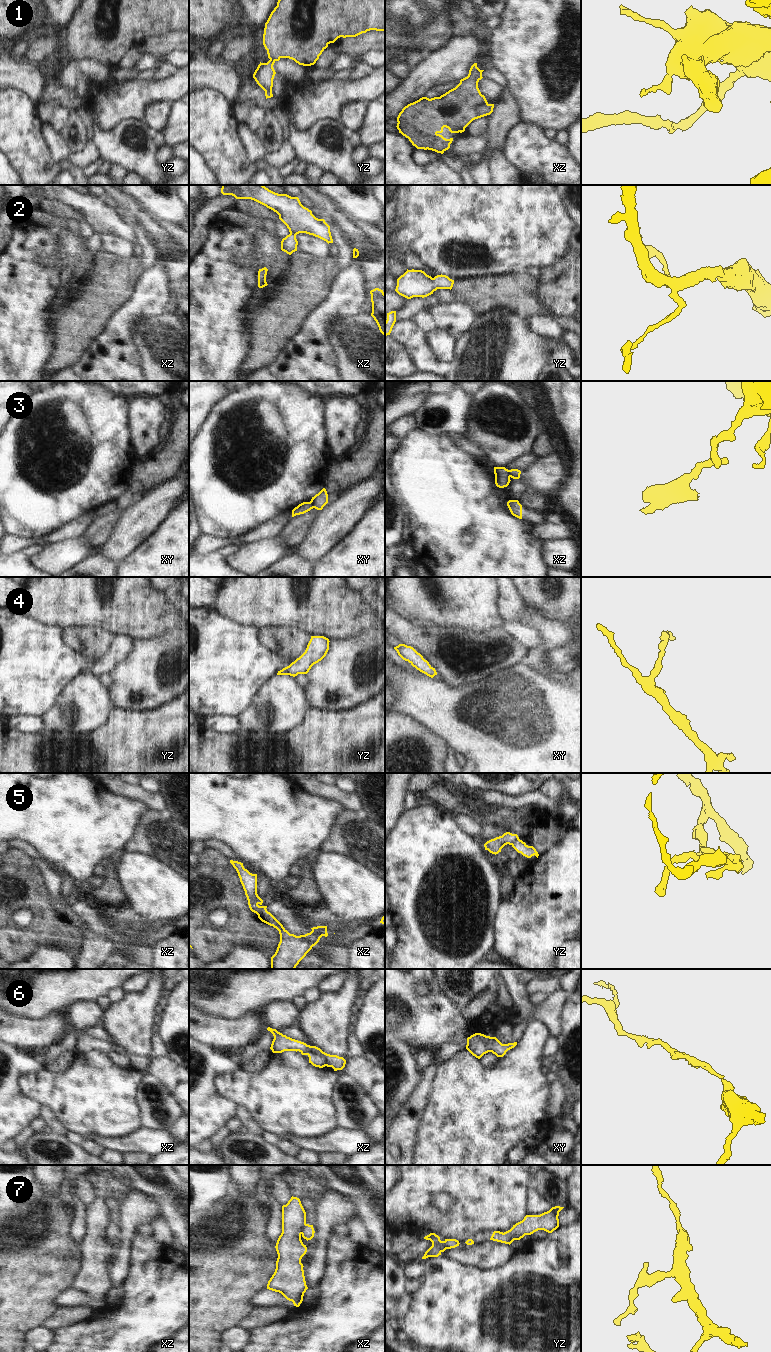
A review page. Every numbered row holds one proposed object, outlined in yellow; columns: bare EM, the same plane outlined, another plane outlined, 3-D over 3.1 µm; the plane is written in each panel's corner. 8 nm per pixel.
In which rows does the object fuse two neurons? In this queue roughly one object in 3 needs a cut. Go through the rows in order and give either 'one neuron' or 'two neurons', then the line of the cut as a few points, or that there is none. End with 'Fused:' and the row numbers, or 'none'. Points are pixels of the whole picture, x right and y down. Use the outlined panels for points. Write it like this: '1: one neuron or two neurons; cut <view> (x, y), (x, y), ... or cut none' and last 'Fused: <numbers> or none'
1: two neurons; cut yz (270, 59), (274, 62)
2: one neuron; cut none
3: two neurons; cut xy (310, 501), (314, 507)
4: one neuron; cut none
5: two neurons; cut xz (248, 900), (257, 905)
6: one neuron; cut none
7: two neurons; cut yz (445, 1242), (432, 1245)
Fused: 1, 3, 5, 7

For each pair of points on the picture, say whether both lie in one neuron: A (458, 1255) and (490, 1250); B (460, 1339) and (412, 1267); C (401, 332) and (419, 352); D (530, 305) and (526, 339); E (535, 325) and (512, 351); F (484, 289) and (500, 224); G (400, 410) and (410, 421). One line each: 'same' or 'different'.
A: same
B: different
C: same
D: different
E: different
F: different
G: different

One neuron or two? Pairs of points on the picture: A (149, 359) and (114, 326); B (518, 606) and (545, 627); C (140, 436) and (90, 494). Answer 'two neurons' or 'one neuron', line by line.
A: two neurons
B: one neuron
C: two neurons

